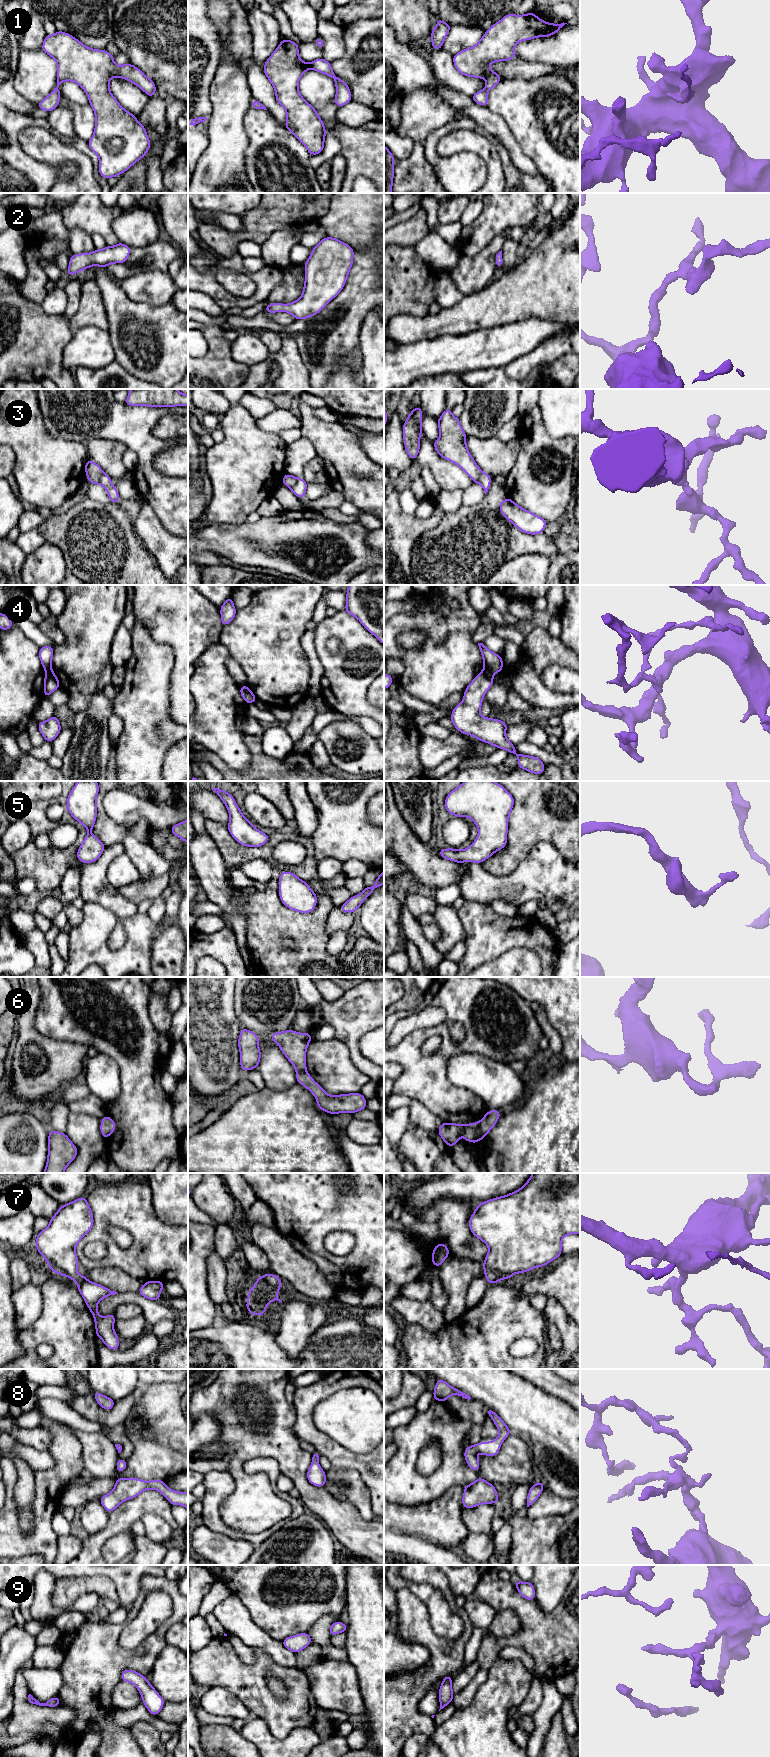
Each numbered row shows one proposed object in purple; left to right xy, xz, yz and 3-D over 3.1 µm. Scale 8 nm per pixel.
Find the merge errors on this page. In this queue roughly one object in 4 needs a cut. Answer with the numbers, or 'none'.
3, 4

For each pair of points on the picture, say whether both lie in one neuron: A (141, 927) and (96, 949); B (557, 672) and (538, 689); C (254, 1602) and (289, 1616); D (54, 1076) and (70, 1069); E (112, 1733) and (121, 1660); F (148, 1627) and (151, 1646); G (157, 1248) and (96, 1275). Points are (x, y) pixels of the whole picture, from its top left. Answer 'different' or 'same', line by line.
A: same
B: different
C: same
D: same
E: same
F: different
G: different

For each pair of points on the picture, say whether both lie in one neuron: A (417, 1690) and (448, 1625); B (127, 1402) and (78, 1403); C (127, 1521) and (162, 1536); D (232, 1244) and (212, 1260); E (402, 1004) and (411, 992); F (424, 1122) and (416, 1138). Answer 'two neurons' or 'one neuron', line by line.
A: two neurons
B: one neuron
C: two neurons
D: two neurons
E: one neuron
F: two neurons

